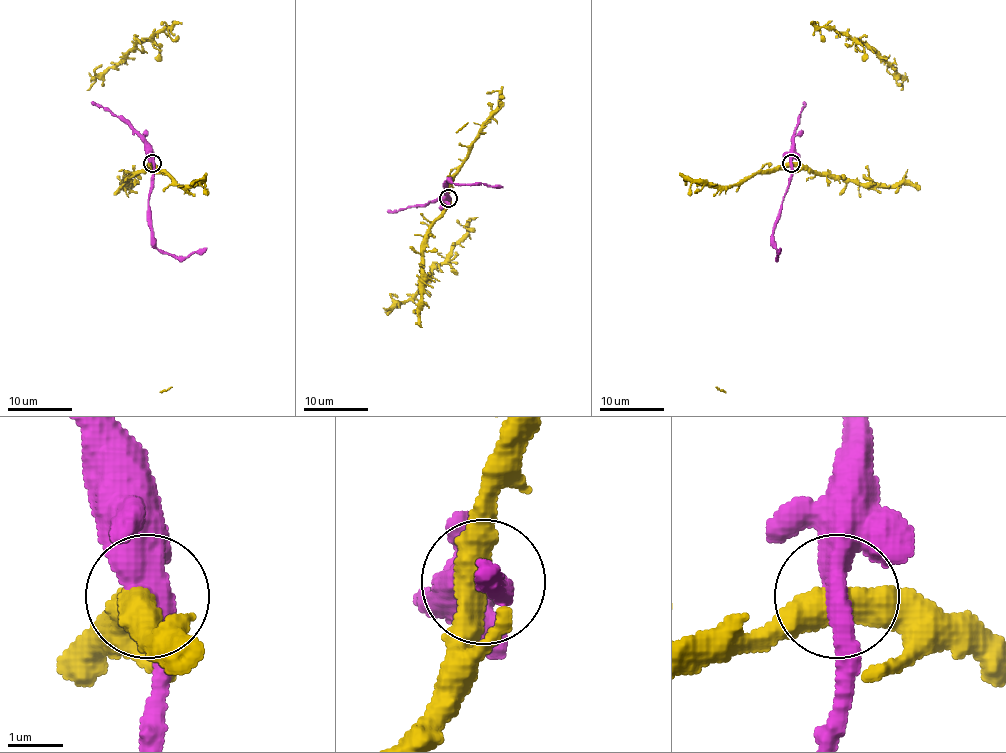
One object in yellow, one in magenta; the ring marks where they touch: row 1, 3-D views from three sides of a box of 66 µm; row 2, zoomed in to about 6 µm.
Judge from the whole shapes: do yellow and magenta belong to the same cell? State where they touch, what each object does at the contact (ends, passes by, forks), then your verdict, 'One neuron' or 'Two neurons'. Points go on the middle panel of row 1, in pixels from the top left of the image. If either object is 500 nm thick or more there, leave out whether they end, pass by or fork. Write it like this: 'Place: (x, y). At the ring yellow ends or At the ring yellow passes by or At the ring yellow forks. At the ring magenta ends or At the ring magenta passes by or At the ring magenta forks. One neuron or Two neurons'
Place: (448, 198). Two neurons

